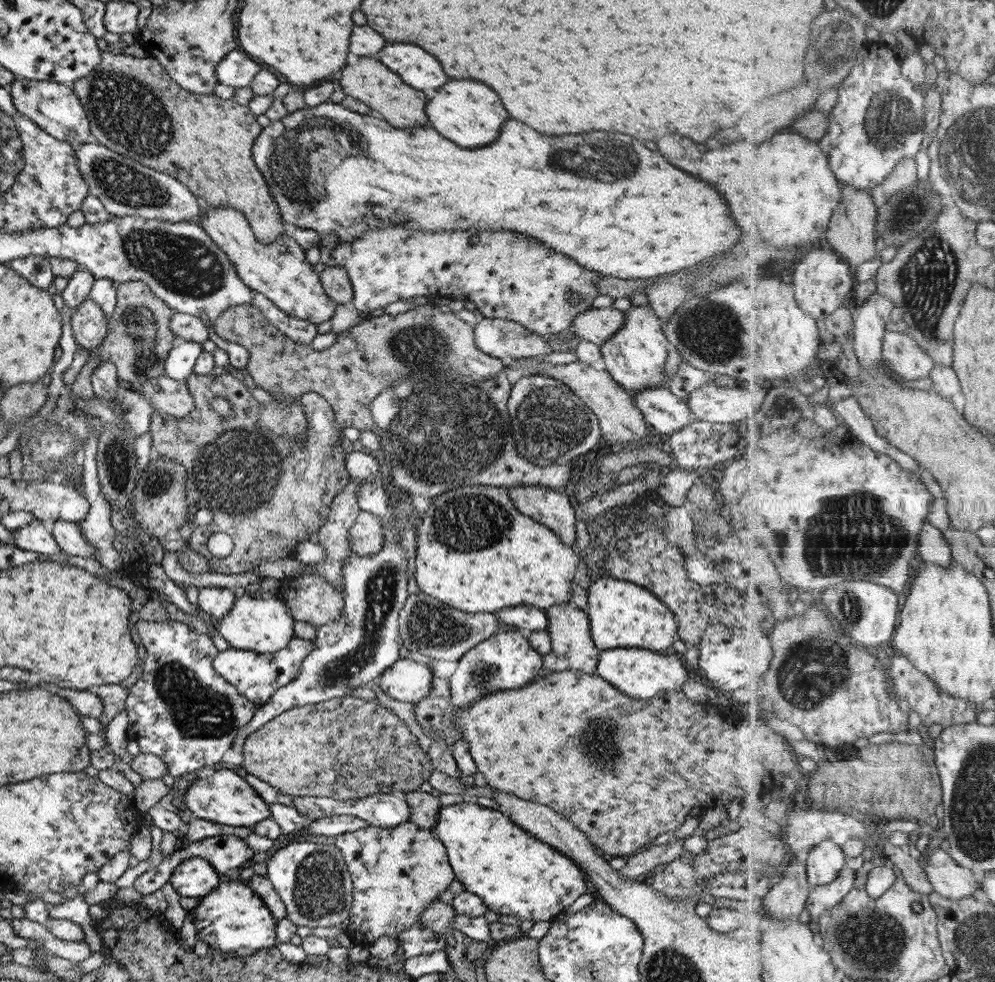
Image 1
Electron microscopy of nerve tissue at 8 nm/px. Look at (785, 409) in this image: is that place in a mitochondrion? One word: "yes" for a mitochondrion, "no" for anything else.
yes

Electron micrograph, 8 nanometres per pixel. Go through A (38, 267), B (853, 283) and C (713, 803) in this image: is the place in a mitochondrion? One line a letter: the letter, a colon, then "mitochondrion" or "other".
A: other
B: other
C: other

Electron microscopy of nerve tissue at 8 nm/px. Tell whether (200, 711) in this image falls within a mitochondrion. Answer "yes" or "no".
yes

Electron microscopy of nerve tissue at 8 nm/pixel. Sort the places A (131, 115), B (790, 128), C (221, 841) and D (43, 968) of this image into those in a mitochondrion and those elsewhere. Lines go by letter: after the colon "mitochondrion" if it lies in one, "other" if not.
A: mitochondrion
B: other
C: other
D: other

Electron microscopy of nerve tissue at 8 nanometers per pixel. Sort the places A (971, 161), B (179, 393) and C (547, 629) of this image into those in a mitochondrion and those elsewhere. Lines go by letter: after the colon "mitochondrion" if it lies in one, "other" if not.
A: mitochondrion
B: other
C: other

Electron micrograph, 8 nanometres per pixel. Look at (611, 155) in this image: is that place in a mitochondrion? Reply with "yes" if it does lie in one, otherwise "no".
yes

